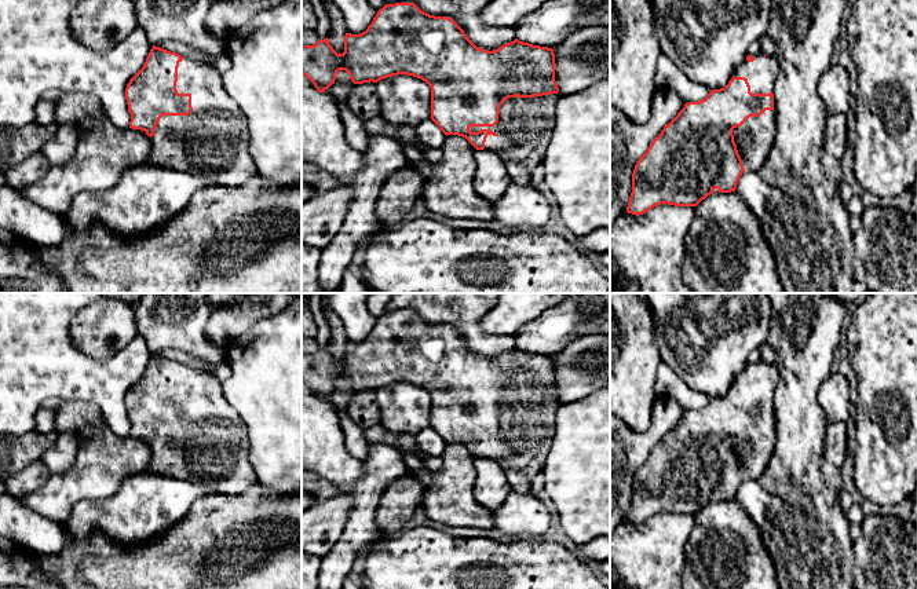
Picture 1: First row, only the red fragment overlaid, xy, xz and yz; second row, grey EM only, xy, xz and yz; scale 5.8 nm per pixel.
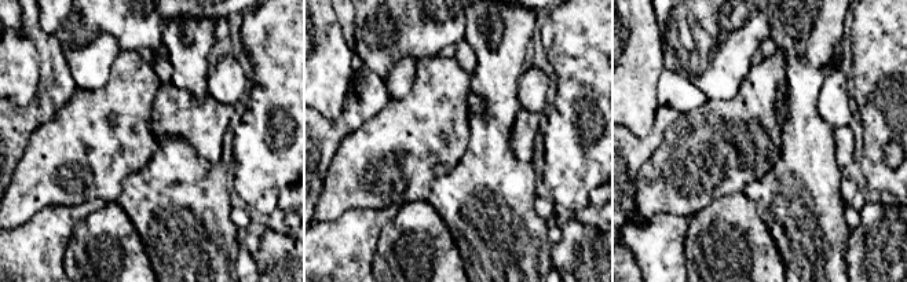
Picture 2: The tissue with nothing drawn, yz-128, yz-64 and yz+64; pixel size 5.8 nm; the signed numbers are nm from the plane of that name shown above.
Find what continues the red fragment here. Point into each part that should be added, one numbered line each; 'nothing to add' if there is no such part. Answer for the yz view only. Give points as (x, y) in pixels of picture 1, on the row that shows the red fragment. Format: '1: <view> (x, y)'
1: yz (755, 138)

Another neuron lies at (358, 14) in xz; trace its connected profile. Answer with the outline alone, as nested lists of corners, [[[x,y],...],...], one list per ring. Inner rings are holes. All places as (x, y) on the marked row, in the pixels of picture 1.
[[[328,0],[339,8],[344,19],[344,32],[359,34],[368,29],[377,14],[368,0]]]

